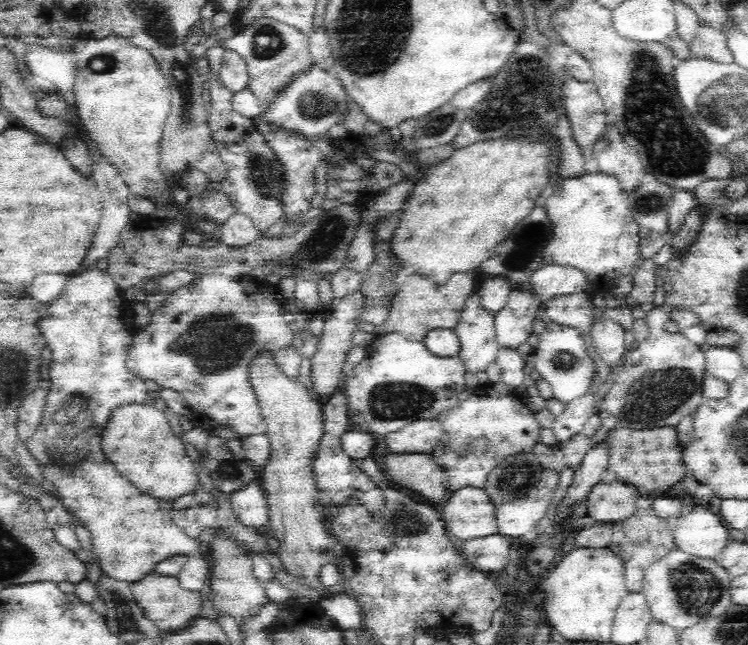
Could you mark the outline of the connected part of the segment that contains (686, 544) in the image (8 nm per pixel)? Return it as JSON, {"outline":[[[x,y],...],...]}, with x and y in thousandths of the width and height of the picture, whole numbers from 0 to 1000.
{"outline":[[[930,788],[900,812],[902,850],[929,864],[959,868],[973,843],[972,817],[955,788]]]}

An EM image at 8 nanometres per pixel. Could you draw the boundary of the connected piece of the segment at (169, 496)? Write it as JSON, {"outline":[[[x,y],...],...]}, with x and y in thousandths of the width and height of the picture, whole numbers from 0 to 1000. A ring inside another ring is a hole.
{"outline":[[[194,625],[155,628],[131,668],[131,693],[155,729],[179,747],[190,763],[221,777],[231,777],[262,760],[266,741],[261,719],[250,707],[242,679],[230,670],[219,637]]]}

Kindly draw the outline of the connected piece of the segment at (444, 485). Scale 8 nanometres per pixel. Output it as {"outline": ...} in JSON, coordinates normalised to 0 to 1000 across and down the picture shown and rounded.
{"outline":[[[543,704],[517,707],[513,727],[523,750],[548,758],[567,775],[592,781],[604,764],[600,757],[602,736],[572,704]]]}

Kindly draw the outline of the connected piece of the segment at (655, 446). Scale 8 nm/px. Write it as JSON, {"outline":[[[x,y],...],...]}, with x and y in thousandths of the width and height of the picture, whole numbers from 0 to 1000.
{"outline":[[[824,660],[811,668],[806,682],[811,699],[811,729],[821,732],[824,746],[853,757],[857,769],[888,763],[914,738],[912,698],[904,691],[902,665],[845,667]]]}

